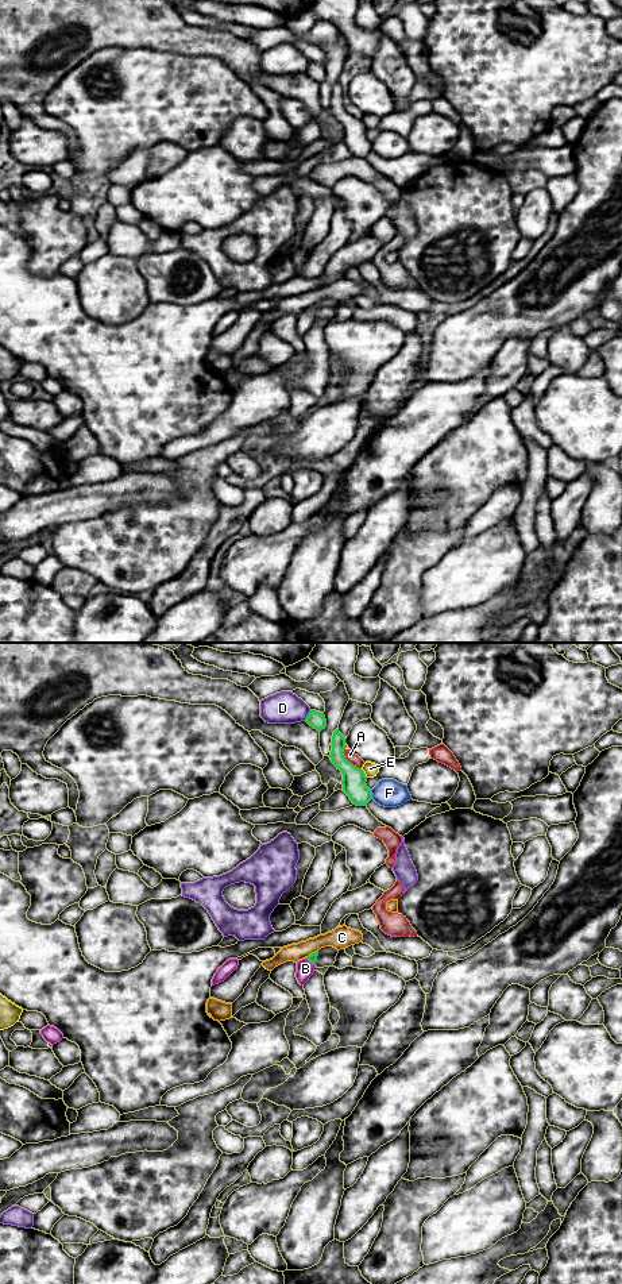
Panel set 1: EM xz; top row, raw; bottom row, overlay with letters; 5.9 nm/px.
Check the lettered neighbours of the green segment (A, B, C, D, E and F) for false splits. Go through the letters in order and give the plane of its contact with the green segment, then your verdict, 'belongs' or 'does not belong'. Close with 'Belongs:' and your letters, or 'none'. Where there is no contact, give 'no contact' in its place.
A: meets green in xz; does not belong
B: meets green in xz; does not belong
C: meets green in xz; does not belong
D: meets green in xz; does not belong
E: meets green in xz; does not belong
F: meets green in xz; does not belong
Belongs: none

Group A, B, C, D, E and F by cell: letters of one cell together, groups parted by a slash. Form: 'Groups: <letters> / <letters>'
Groups: A / B / C / D / E / F

